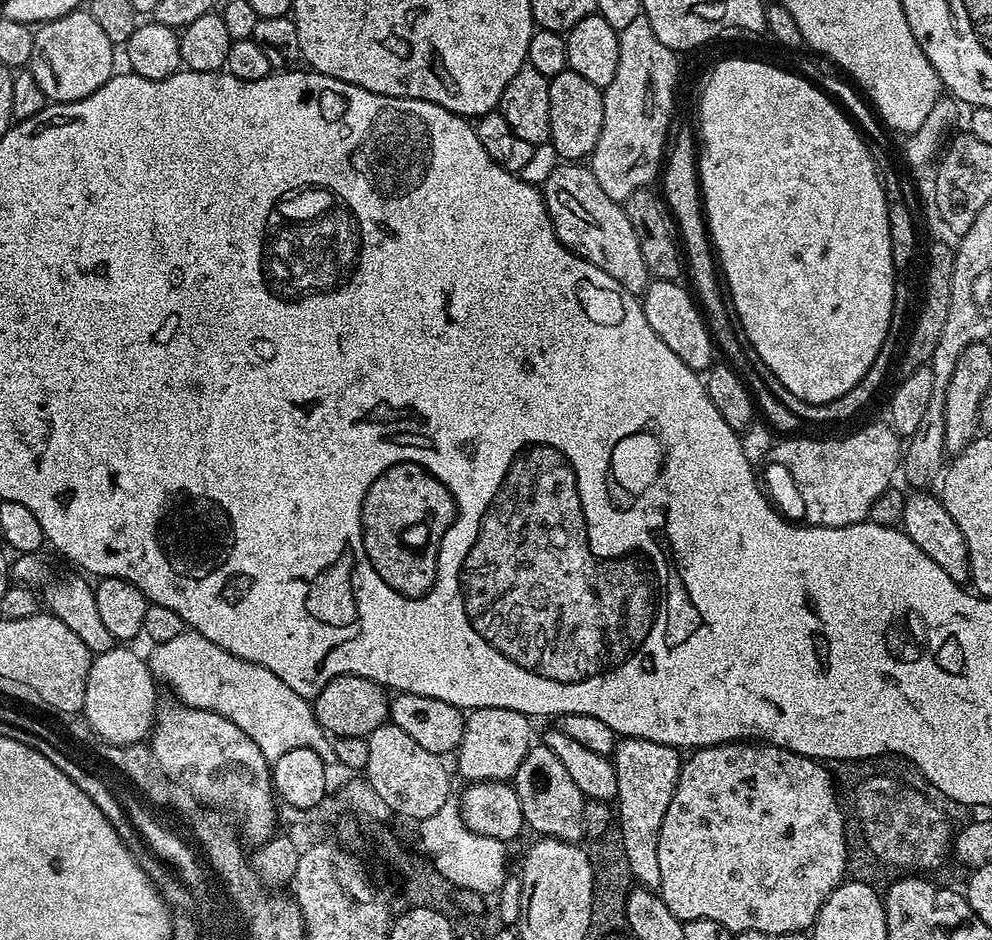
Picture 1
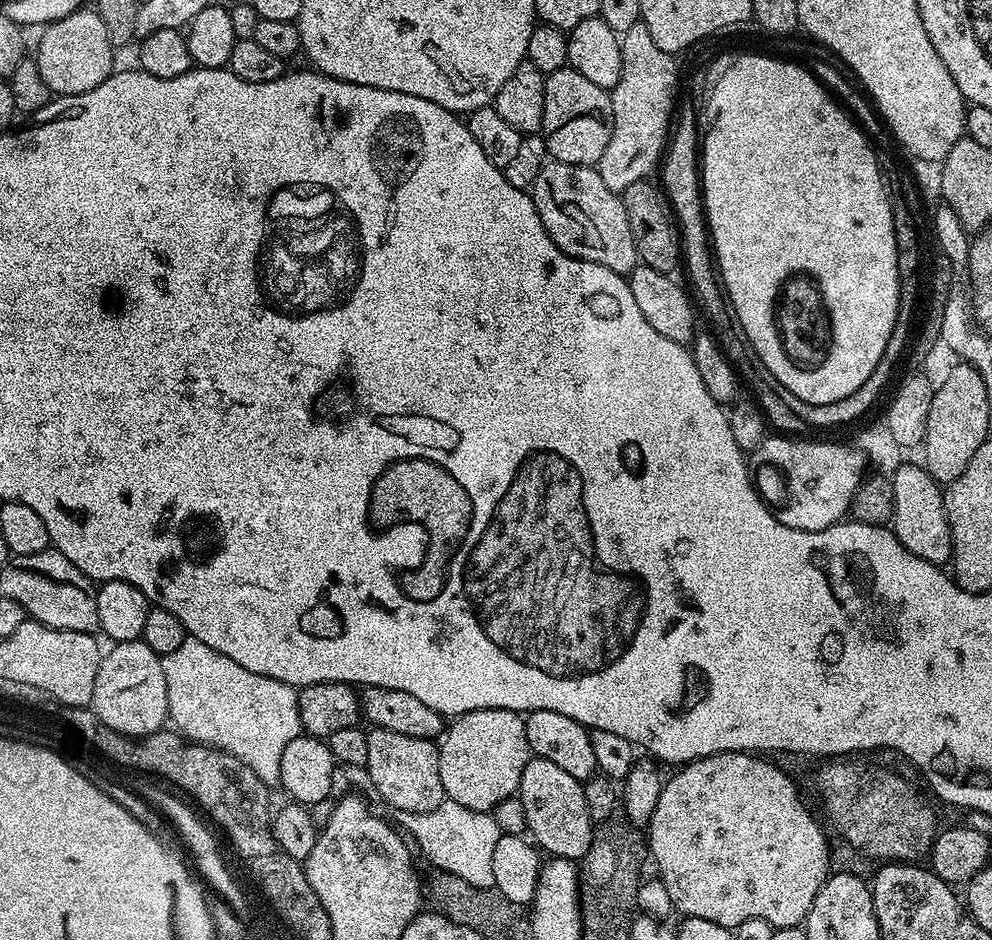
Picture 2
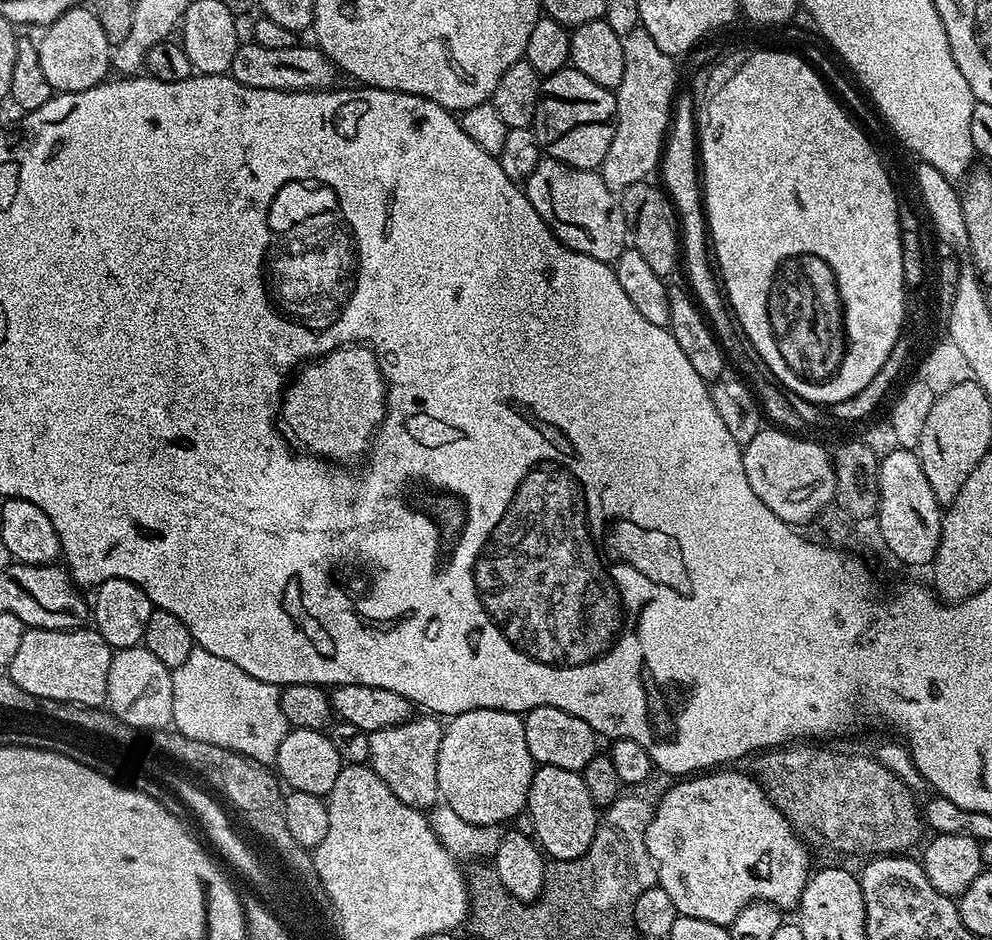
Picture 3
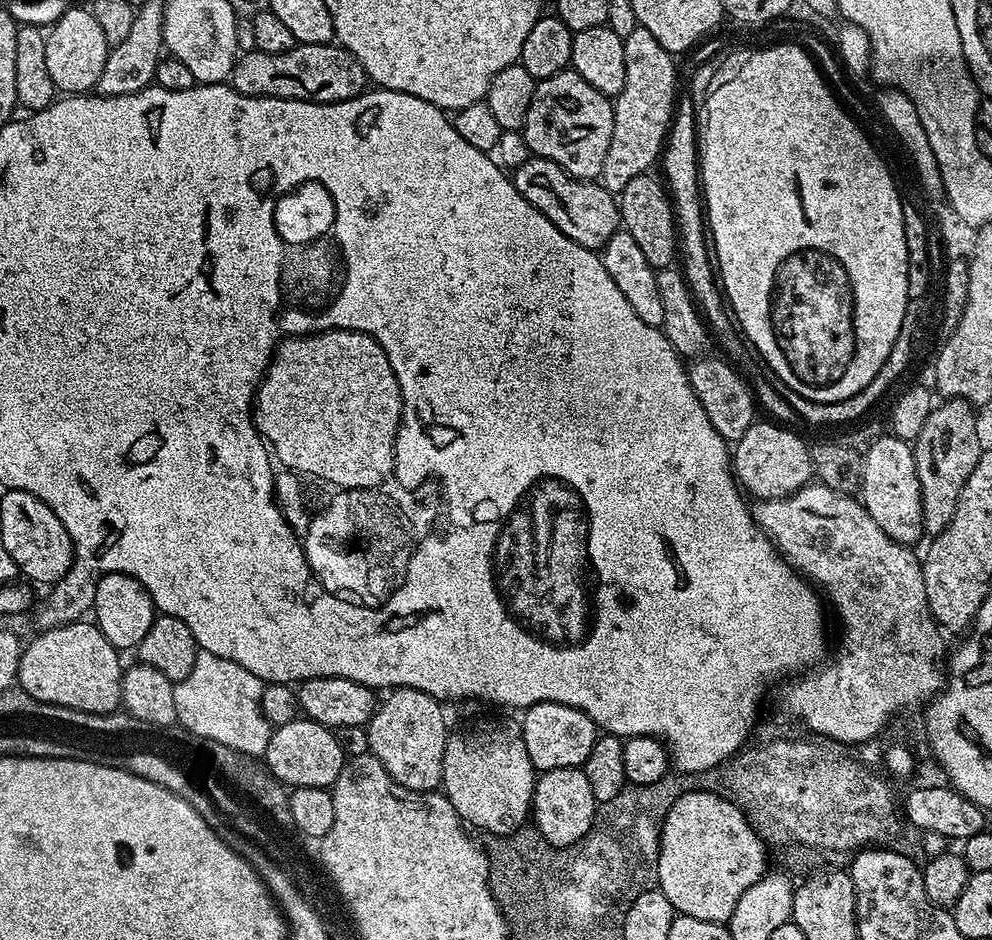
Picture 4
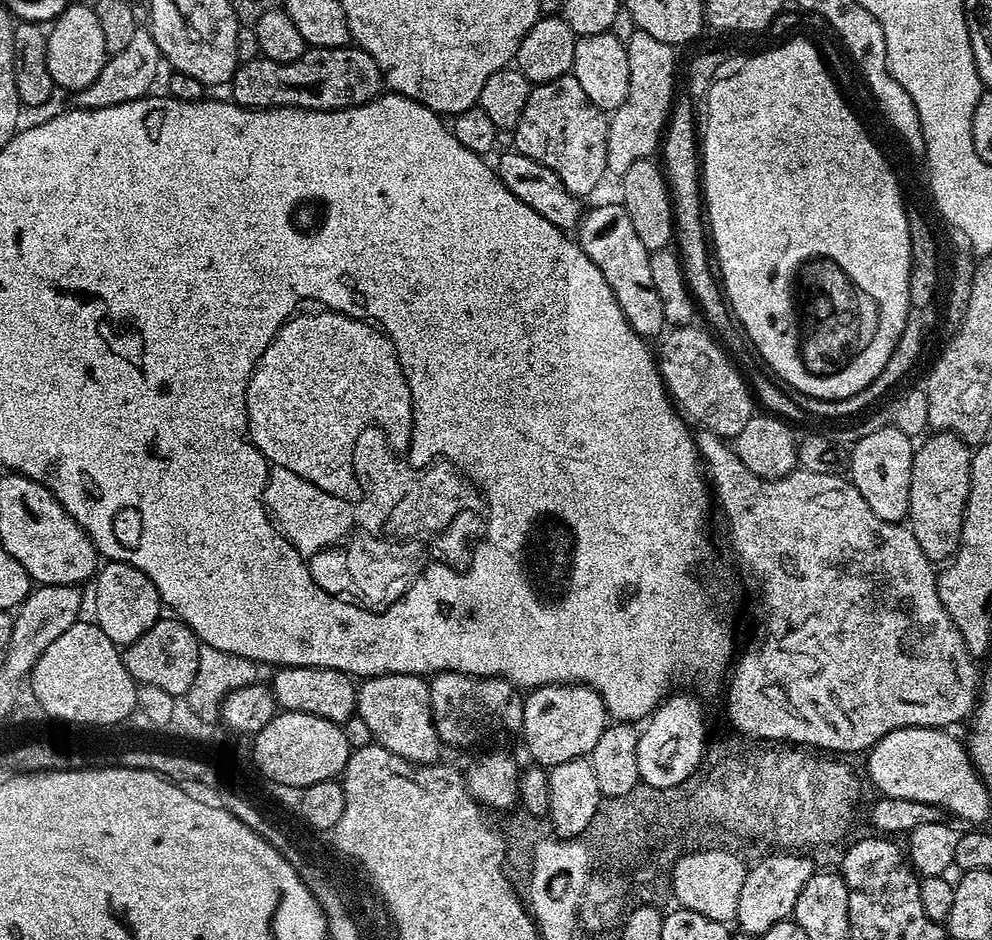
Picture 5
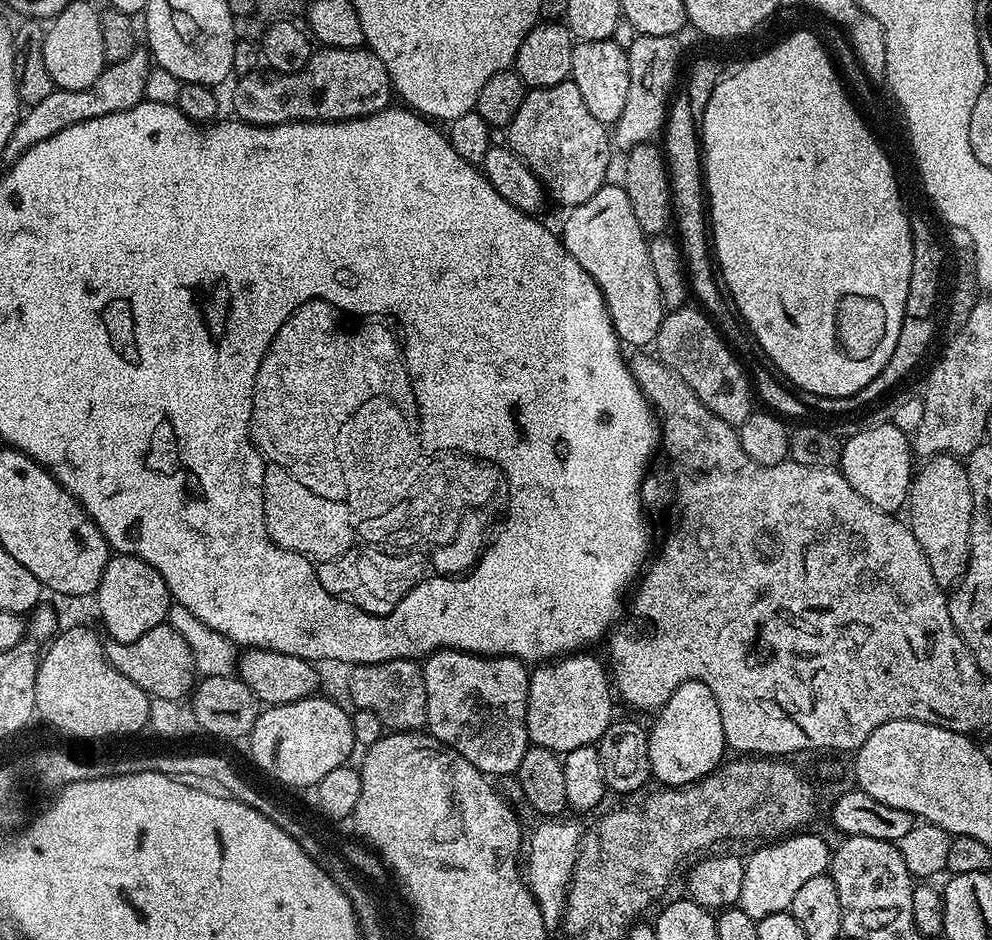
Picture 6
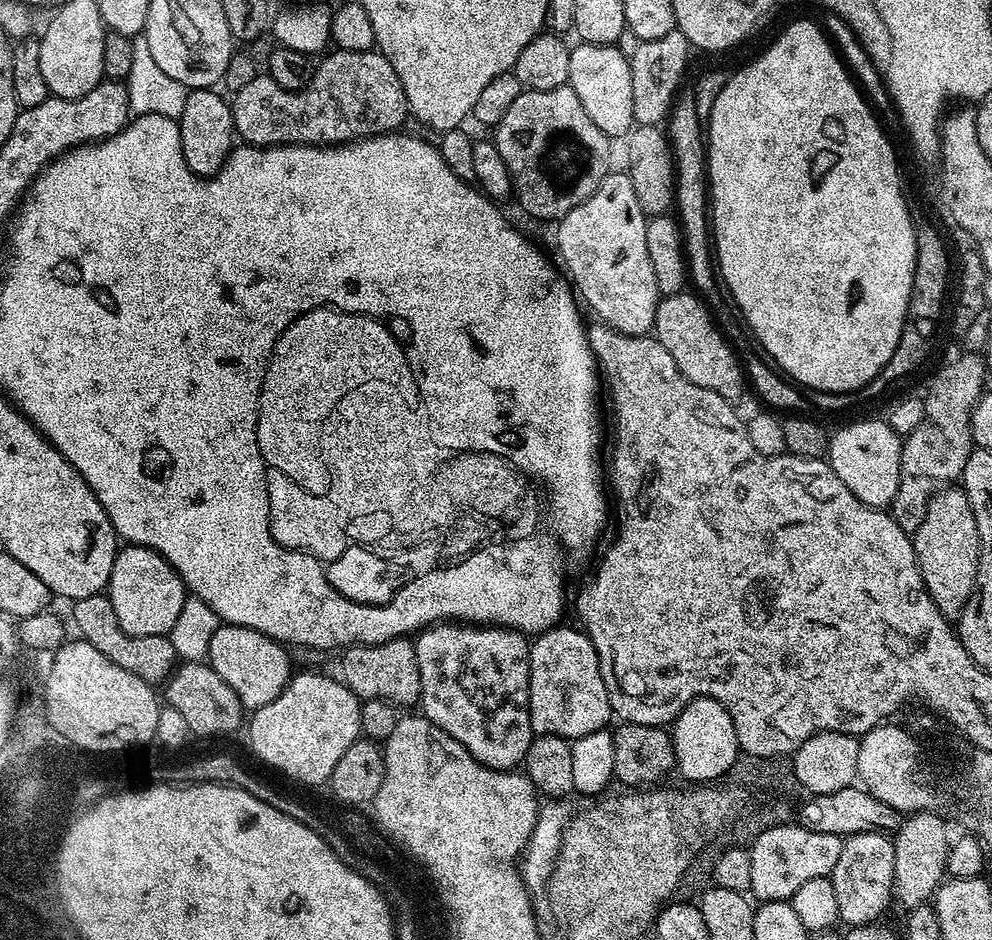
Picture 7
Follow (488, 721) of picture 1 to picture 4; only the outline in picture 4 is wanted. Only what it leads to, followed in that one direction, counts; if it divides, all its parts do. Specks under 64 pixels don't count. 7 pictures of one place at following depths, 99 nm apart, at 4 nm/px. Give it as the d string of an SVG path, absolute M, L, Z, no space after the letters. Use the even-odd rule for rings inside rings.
M517 721L486 722L448 737L443 752L442 791L461 821L473 829L509 836L523 827L531 813L535 777L523 729Z

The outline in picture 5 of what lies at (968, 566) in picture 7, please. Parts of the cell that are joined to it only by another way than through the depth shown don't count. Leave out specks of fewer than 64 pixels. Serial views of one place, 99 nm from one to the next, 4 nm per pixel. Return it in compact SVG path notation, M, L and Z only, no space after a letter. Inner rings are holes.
M933 431L924 442L921 448L919 445L912 453L910 506L906 524L912 529L914 538L918 538L918 546L922 546L922 554L926 554L928 560L947 562L960 548L973 449L952 432Z

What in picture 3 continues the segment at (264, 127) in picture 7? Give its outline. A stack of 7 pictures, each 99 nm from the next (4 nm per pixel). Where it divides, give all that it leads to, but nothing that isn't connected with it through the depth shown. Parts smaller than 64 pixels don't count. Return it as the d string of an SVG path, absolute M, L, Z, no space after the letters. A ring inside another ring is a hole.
M255 42L241 44L234 54L230 74L242 86L250 86L254 90L282 90L283 92L319 92L328 90L337 83L338 69L335 64L322 54L315 46L303 48L303 43L297 42L294 46L286 46L282 50L270 50L270 46L258 46Z

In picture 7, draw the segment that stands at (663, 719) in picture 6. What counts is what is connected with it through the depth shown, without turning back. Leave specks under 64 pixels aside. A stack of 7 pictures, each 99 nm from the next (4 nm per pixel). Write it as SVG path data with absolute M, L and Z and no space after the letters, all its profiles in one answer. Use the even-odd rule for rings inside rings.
M708 696L692 700L676 715L670 735L676 755L675 771L680 771L688 782L716 782L719 776L731 770L740 752L740 743L734 734L734 722L727 708Z

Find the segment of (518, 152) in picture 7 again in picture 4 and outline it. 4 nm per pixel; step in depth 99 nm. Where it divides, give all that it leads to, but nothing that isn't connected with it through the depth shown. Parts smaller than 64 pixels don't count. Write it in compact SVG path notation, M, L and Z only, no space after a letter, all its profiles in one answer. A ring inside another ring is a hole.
M565 70L536 81L534 98L530 98L530 110L526 110L526 122L522 129L524 144L532 156L541 156L562 166L562 170L576 180L595 181L602 177L606 150L610 150L613 134L613 101L594 90L586 78Z

